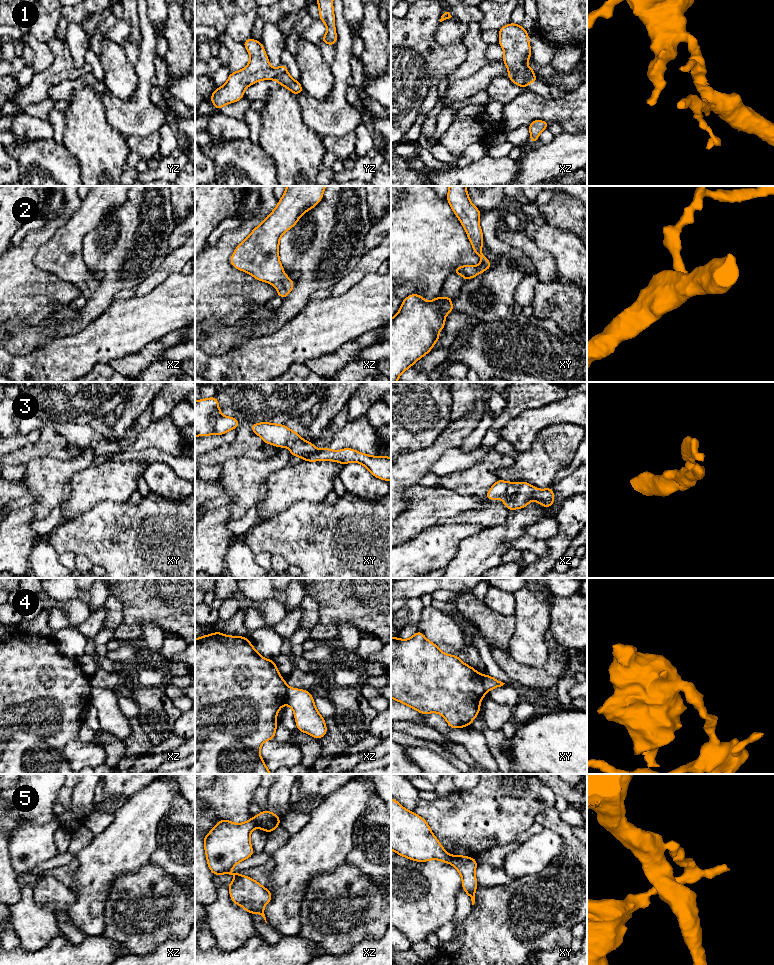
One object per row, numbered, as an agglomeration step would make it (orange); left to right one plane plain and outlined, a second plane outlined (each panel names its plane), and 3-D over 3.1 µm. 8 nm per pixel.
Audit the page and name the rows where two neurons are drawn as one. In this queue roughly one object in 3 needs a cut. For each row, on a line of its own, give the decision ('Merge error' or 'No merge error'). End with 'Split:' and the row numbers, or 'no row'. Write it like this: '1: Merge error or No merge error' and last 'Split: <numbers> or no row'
1: Merge error
2: No merge error
3: No merge error
4: Merge error
5: Merge error
Split: 1, 4, 5

